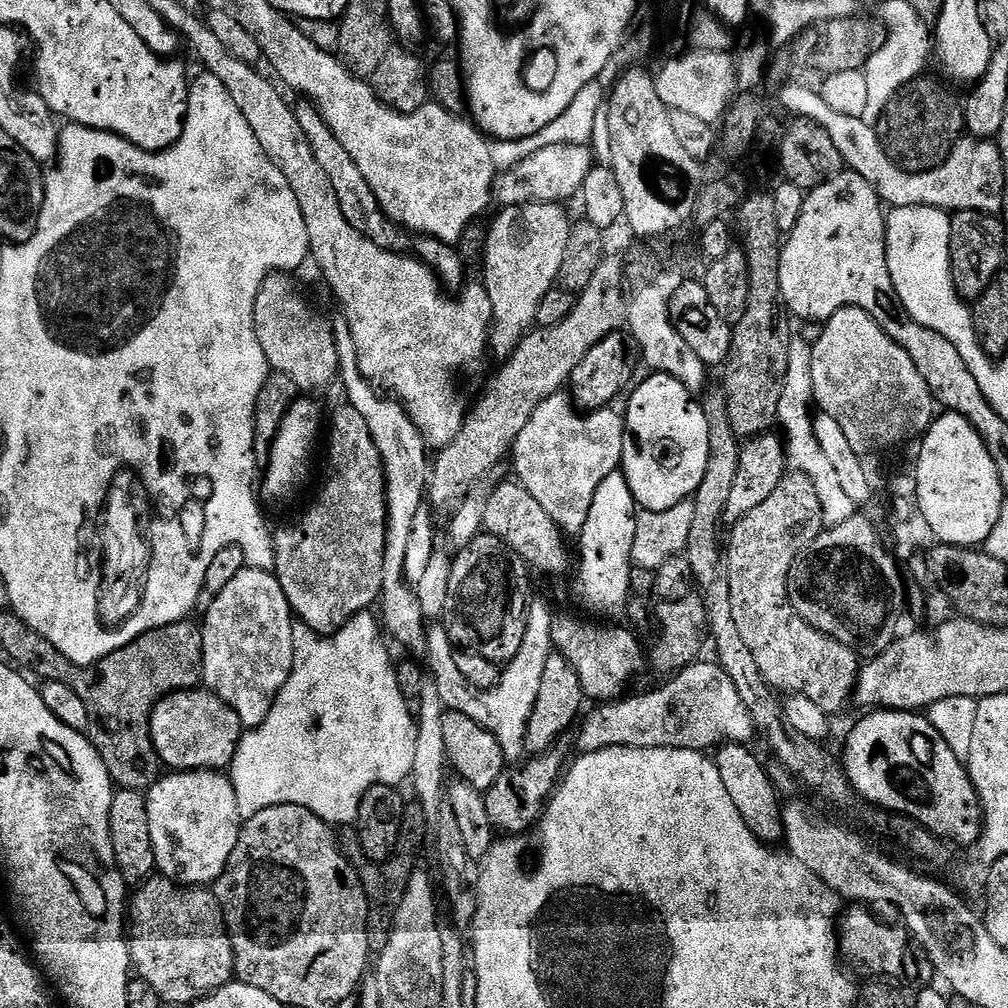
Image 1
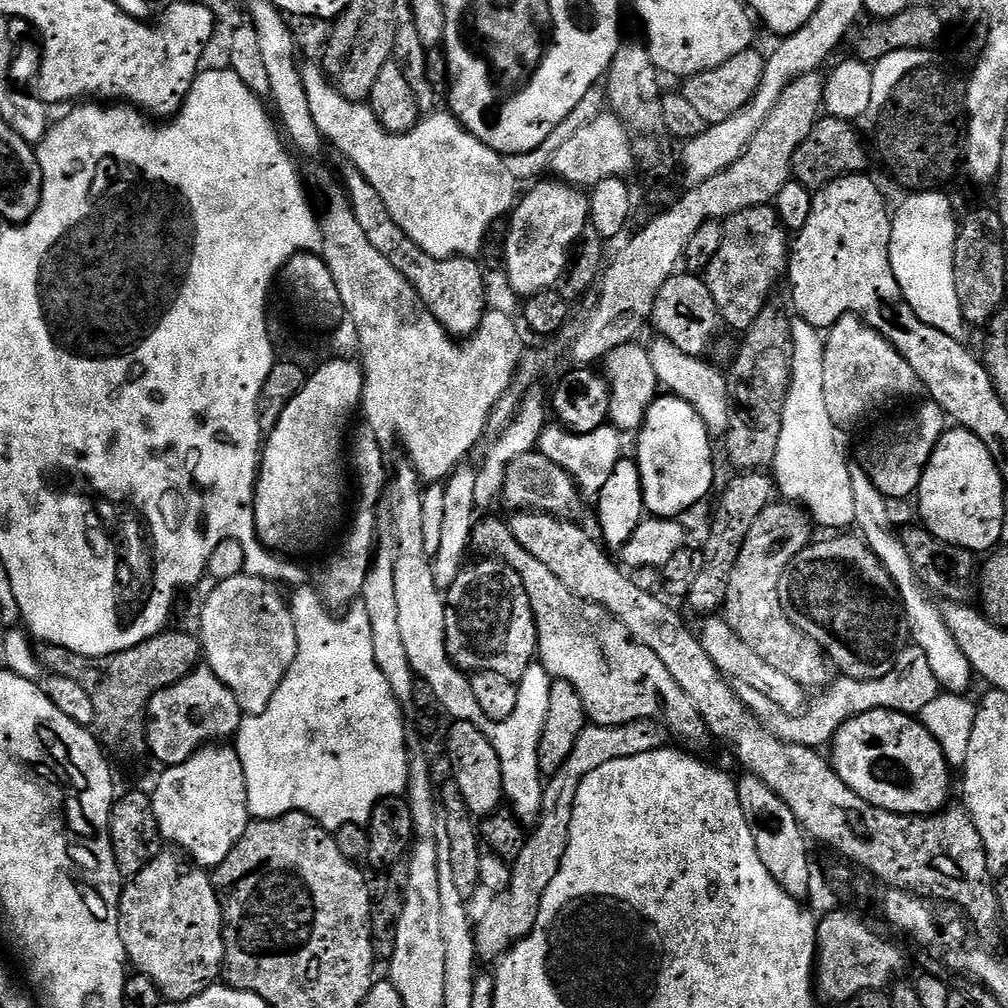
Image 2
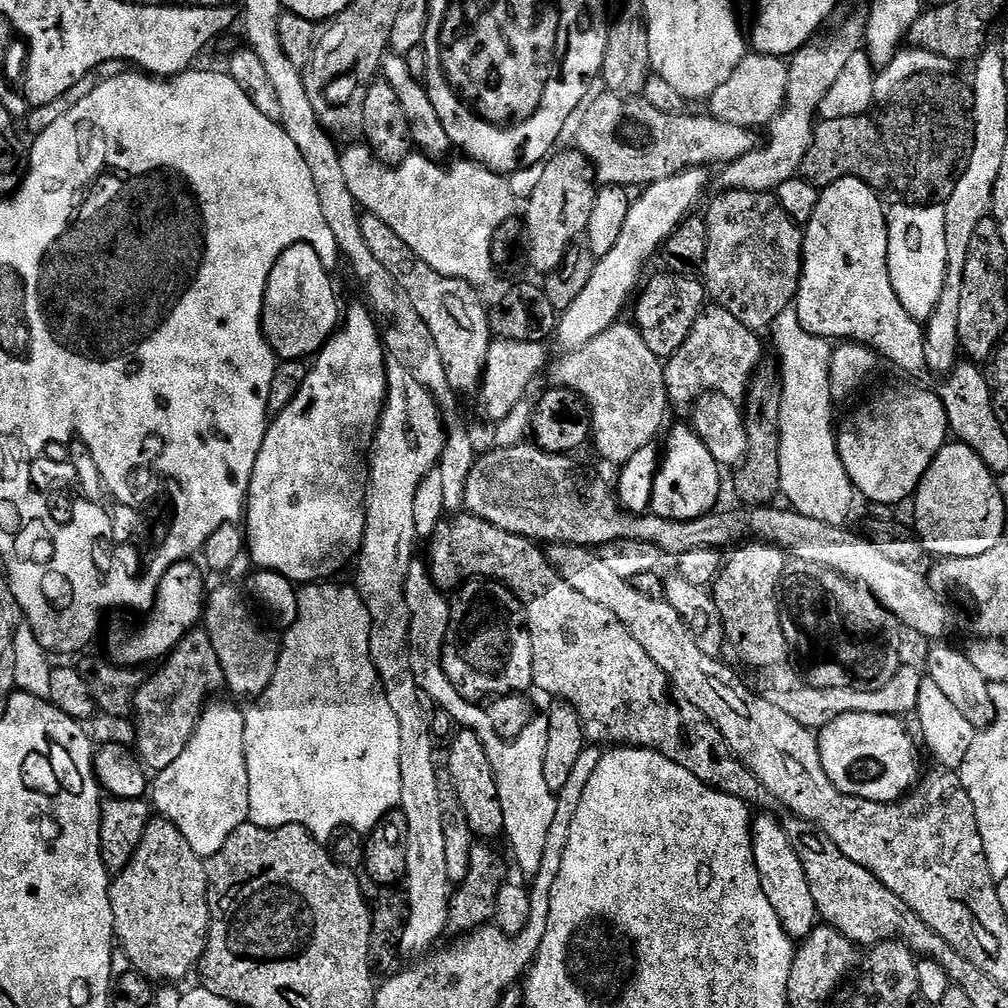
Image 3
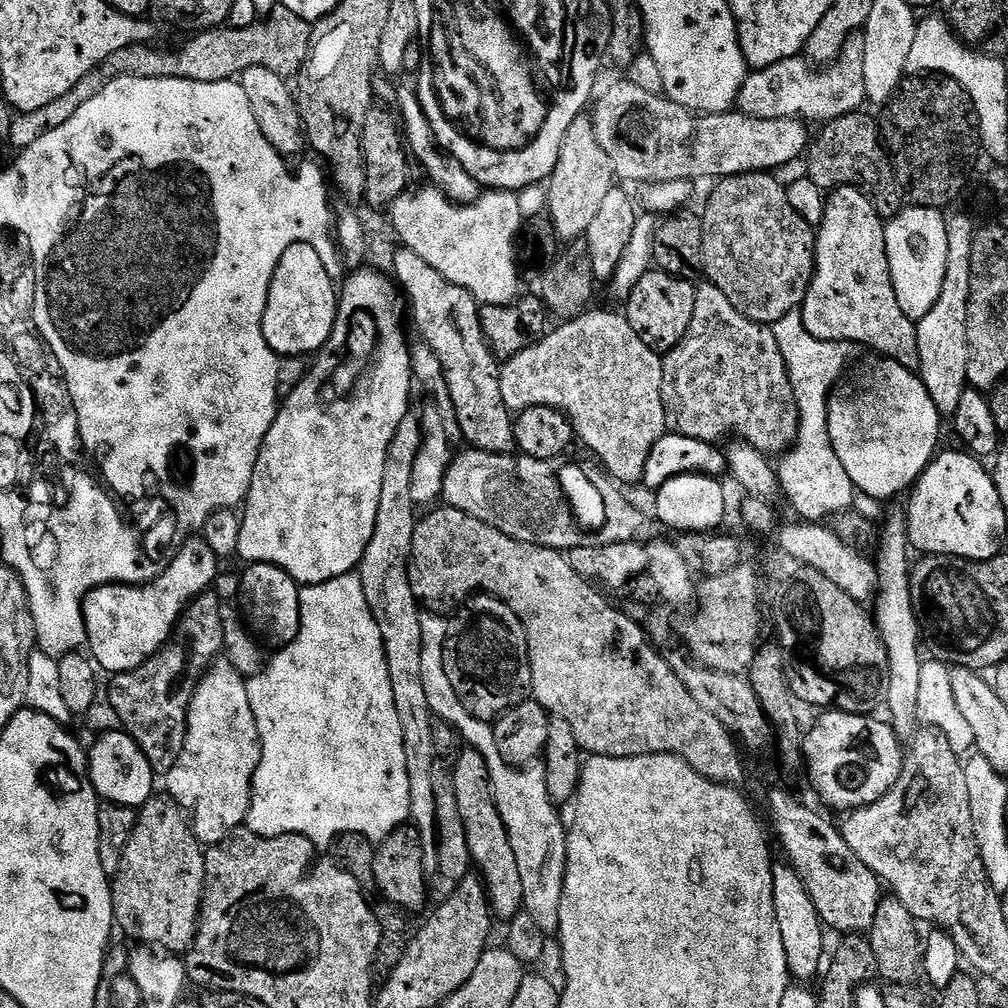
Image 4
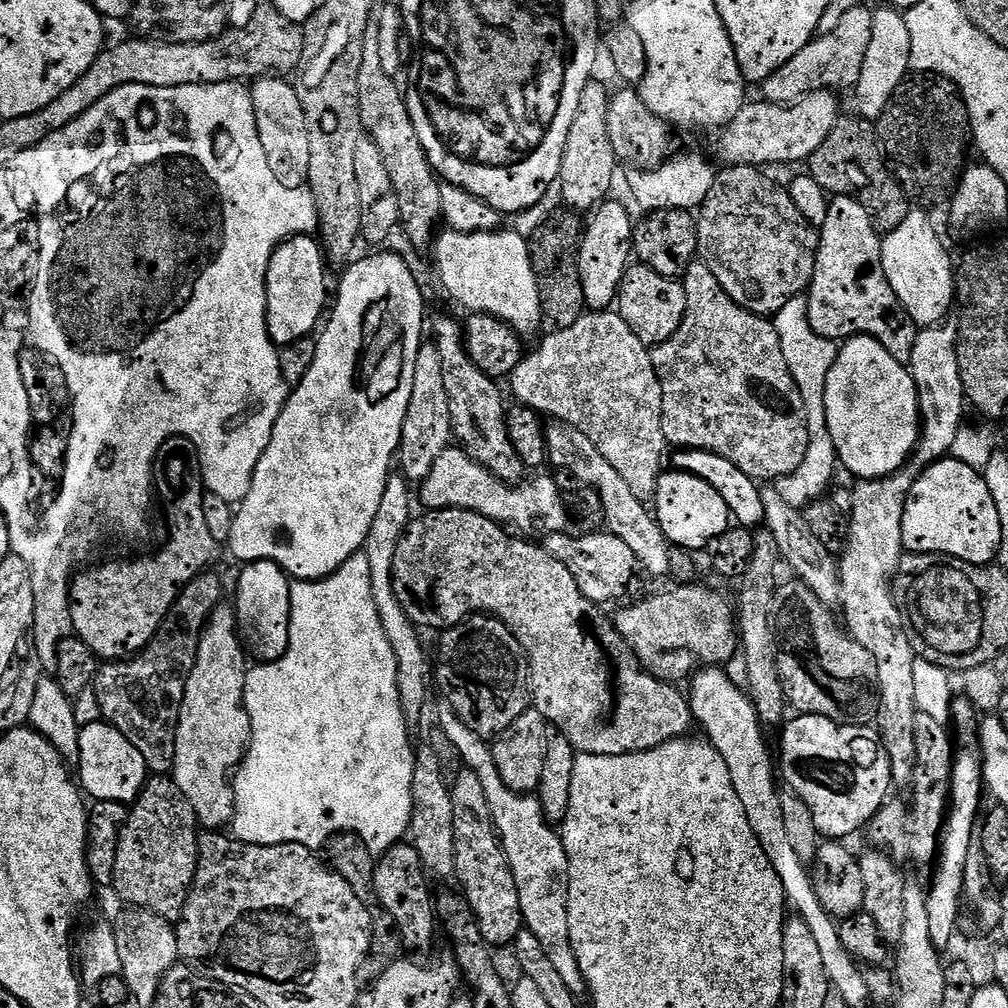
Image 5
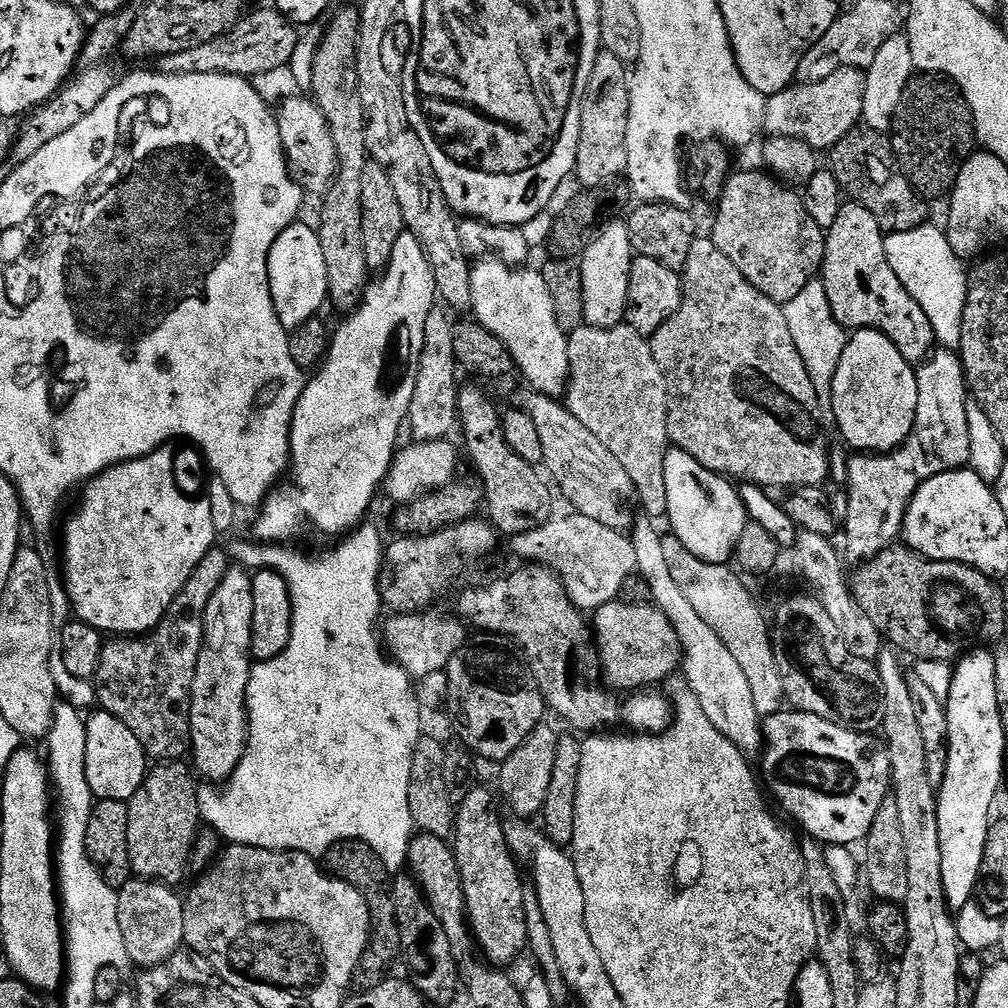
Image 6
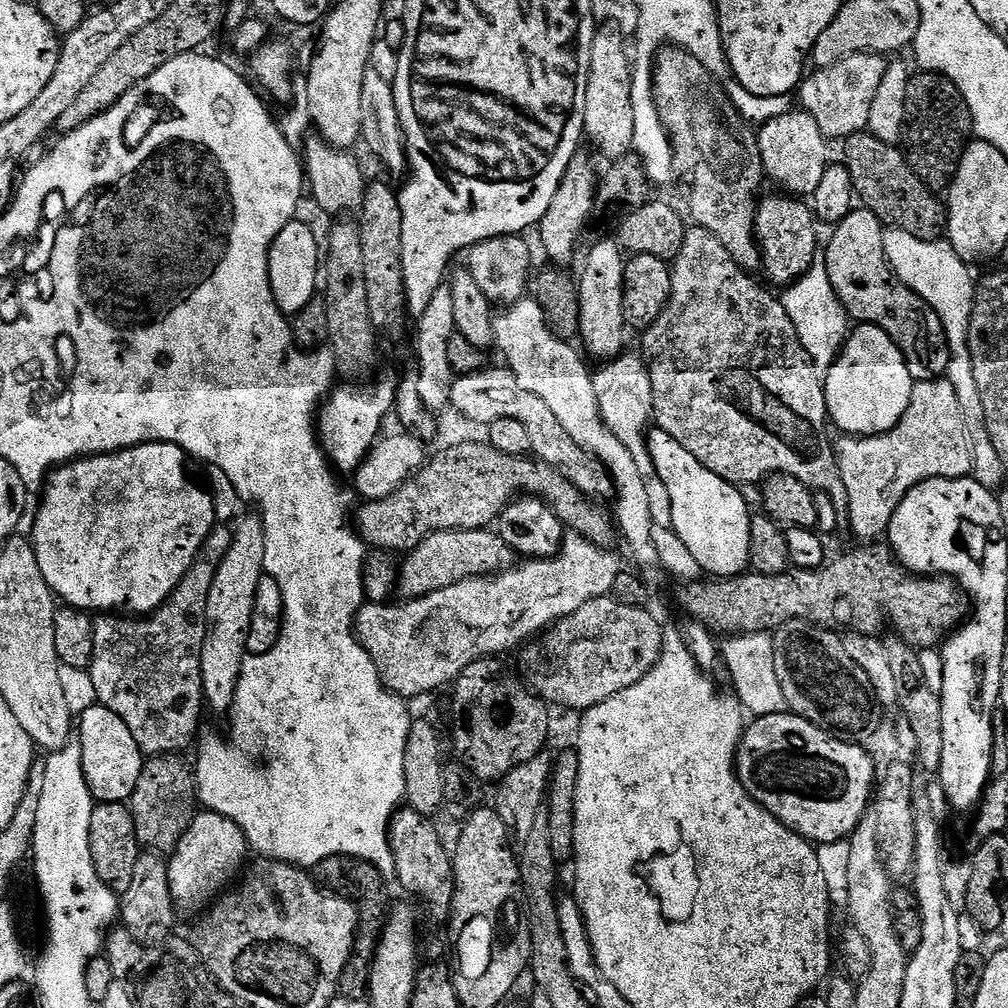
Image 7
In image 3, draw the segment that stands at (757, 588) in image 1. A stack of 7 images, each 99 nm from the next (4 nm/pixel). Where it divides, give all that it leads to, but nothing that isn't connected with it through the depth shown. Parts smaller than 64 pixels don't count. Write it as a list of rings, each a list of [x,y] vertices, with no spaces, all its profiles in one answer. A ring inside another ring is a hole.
[[[748,542],[737,547],[732,557],[727,557],[726,563],[721,567],[719,576],[714,581],[714,595],[718,614],[722,614],[724,630],[729,641],[732,640],[740,647],[745,660],[756,668],[772,668],[775,664],[783,662],[790,656],[788,639],[782,630],[780,621],[780,578],[786,567],[786,553],[784,549],[775,544],[763,542]]]

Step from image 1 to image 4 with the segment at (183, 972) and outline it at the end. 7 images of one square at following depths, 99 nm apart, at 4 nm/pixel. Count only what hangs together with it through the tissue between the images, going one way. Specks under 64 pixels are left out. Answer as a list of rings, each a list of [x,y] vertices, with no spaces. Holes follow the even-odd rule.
[[[167,794],[153,795],[152,799],[147,800],[136,813],[136,825],[130,834],[130,842],[126,842],[126,850],[122,854],[120,868],[116,871],[114,879],[111,881],[112,886],[112,914],[115,923],[128,936],[133,936],[136,942],[144,946],[155,946],[168,954],[184,954],[192,947],[196,937],[196,928],[200,924],[200,902],[204,899],[204,853],[199,840],[192,833],[191,823],[186,819],[185,813],[176,804],[176,801]]]

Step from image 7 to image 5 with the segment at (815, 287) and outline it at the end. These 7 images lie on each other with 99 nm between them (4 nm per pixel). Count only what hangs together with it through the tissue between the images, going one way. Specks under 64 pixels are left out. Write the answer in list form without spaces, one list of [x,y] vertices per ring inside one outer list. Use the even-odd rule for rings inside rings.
[[[803,295],[786,302],[786,306],[782,306],[782,310],[775,314],[774,323],[778,330],[778,338],[782,342],[782,352],[786,354],[786,364],[790,366],[792,377],[804,399],[810,430],[810,446],[802,466],[798,466],[798,470],[794,470],[789,476],[783,476],[778,481],[778,487],[782,498],[786,498],[790,506],[804,510],[827,493],[824,491],[831,486],[832,475],[835,474],[836,468],[838,472],[836,447],[830,438],[824,409],[826,378],[836,361],[838,344],[837,341],[827,340],[813,330],[812,324],[808,321],[808,301]]]

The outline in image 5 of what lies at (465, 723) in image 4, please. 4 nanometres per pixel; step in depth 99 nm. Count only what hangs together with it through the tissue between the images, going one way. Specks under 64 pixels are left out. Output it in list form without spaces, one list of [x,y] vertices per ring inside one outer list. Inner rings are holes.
[[[455,713],[446,714],[438,720],[439,729],[442,728],[462,756],[464,766],[478,774],[482,788],[486,790],[500,845],[504,847],[516,879],[526,928],[541,939],[569,990],[575,994],[583,993],[586,988],[584,972],[572,948],[571,926],[568,924],[568,855],[561,833],[546,819],[535,795],[520,795],[503,782],[489,741],[470,730]]]

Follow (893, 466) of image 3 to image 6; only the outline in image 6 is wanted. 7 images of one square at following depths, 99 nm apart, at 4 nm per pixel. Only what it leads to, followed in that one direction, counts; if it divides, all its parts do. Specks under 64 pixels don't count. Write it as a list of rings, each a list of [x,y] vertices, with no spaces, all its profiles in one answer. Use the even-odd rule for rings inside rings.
[[[856,330],[851,333],[846,350],[842,354],[842,362],[838,362],[838,370],[832,383],[832,403],[830,411],[836,419],[836,428],[840,436],[856,448],[860,454],[883,454],[892,452],[906,442],[910,430],[914,426],[914,418],[918,410],[918,382],[916,368],[879,330]]]

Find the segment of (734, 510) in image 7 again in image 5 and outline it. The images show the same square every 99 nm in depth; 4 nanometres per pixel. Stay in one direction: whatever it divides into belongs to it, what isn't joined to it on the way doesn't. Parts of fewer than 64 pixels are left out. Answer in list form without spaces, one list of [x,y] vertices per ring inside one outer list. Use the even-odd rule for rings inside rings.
[[[669,470],[660,477],[654,497],[654,515],[666,534],[669,545],[680,550],[707,549],[712,541],[728,531],[730,513],[721,494],[702,478],[689,472]]]

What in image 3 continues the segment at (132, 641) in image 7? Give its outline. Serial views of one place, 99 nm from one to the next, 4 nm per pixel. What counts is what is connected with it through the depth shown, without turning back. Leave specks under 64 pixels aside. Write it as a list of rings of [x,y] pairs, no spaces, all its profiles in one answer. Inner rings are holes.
[[[206,630],[187,632],[182,642],[178,642],[178,646],[164,657],[157,668],[160,669],[149,680],[147,677],[141,683],[132,703],[136,728],[134,748],[153,773],[170,766],[170,762],[174,762],[182,750],[186,750],[186,742],[190,742],[194,734],[200,713],[209,703],[208,695],[225,687],[222,662],[218,662],[214,642]]]

